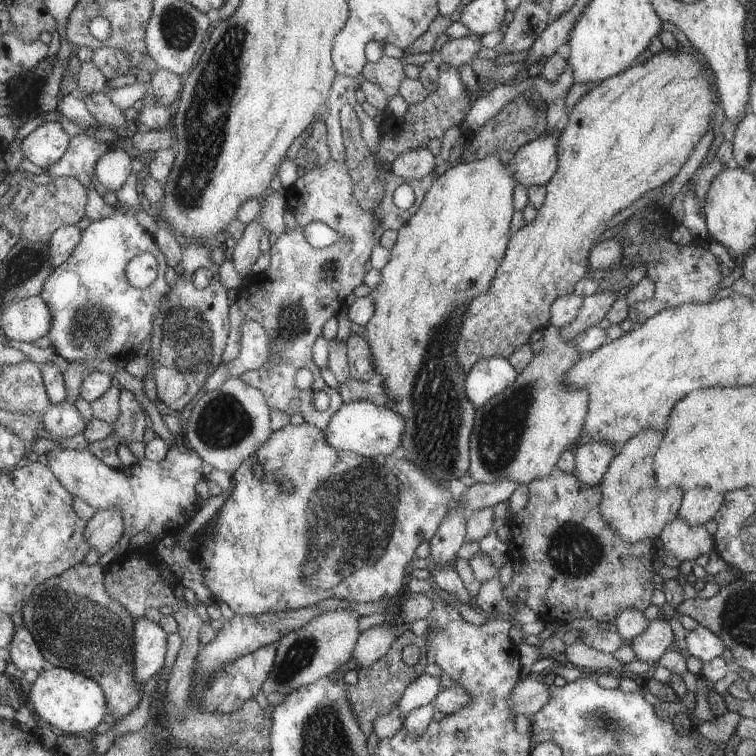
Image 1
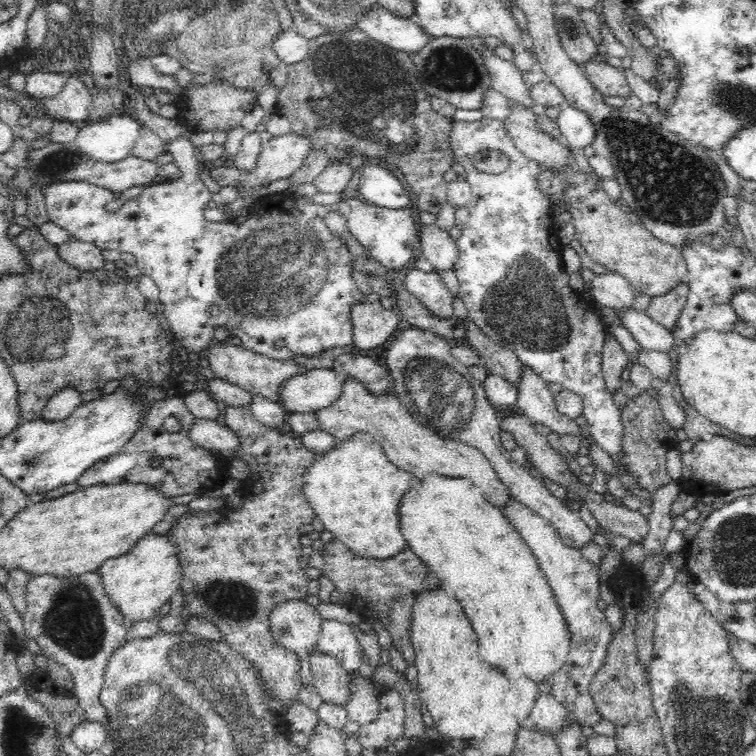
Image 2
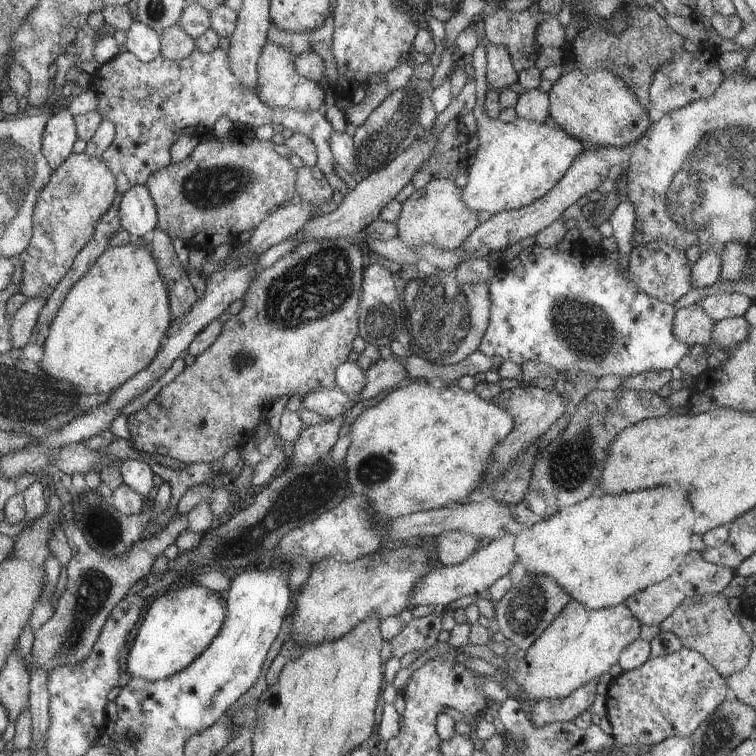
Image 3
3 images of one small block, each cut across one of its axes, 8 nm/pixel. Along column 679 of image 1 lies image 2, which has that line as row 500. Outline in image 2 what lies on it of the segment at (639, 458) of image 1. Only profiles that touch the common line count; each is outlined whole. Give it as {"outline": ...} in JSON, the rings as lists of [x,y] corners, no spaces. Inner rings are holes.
{"outline":[[[345,376],[342,392],[324,410],[314,412],[320,429],[331,434],[339,441],[347,441],[356,433],[368,433],[382,445],[386,456],[398,468],[413,474],[418,481],[425,481],[432,473],[440,476],[466,478],[471,480],[489,499],[490,504],[502,509],[512,498],[511,490],[492,468],[490,461],[473,446],[442,436],[434,428],[423,424],[405,403],[391,391],[382,396],[374,396],[355,378]]]}

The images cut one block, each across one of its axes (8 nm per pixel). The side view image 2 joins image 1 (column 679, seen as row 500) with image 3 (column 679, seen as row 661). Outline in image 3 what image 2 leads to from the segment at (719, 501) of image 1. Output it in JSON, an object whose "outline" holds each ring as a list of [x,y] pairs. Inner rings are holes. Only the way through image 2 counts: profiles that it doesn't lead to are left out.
{"outline":[[[692,551],[687,556],[685,563],[681,565],[673,576],[666,578],[663,582],[654,584],[644,591],[630,596],[625,604],[633,612],[633,616],[641,622],[641,625],[653,626],[660,625],[675,612],[676,608],[684,600],[692,599],[694,596],[720,594],[728,584],[732,582],[732,572],[730,568],[714,566],[706,561],[699,552]]]}

